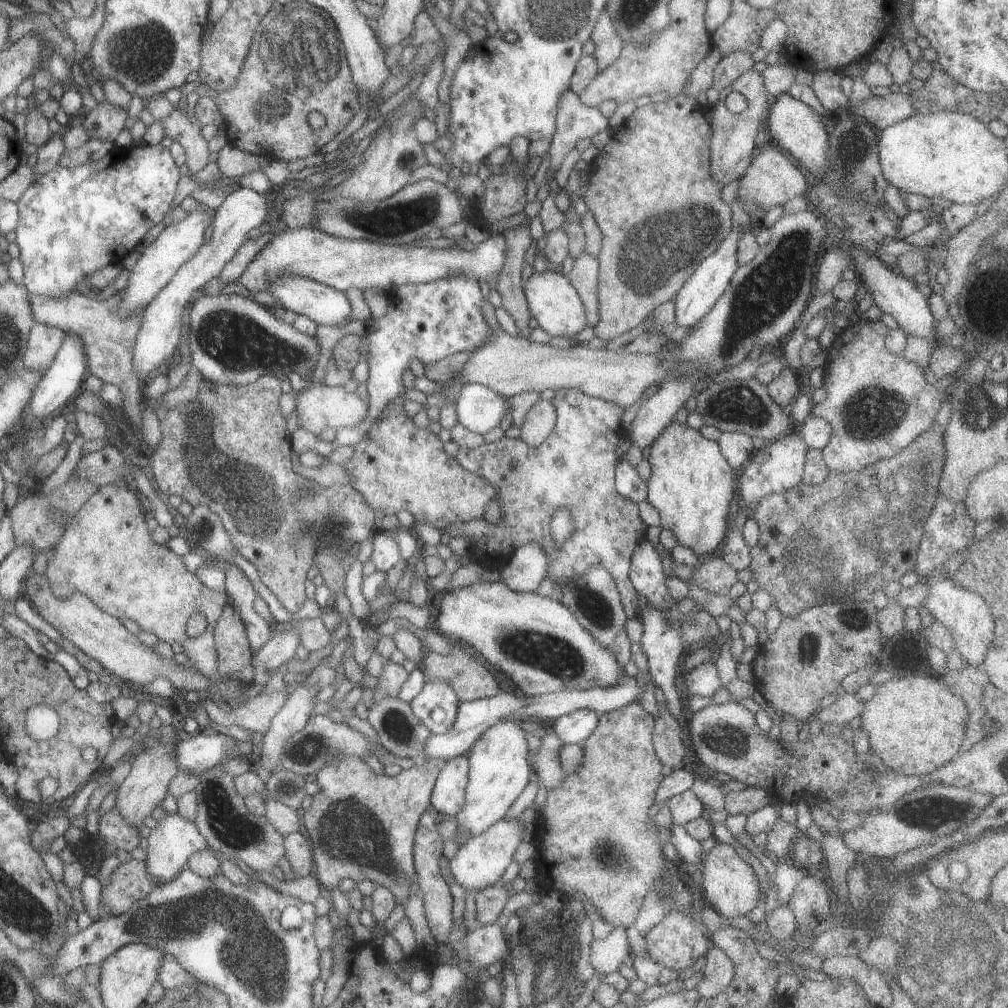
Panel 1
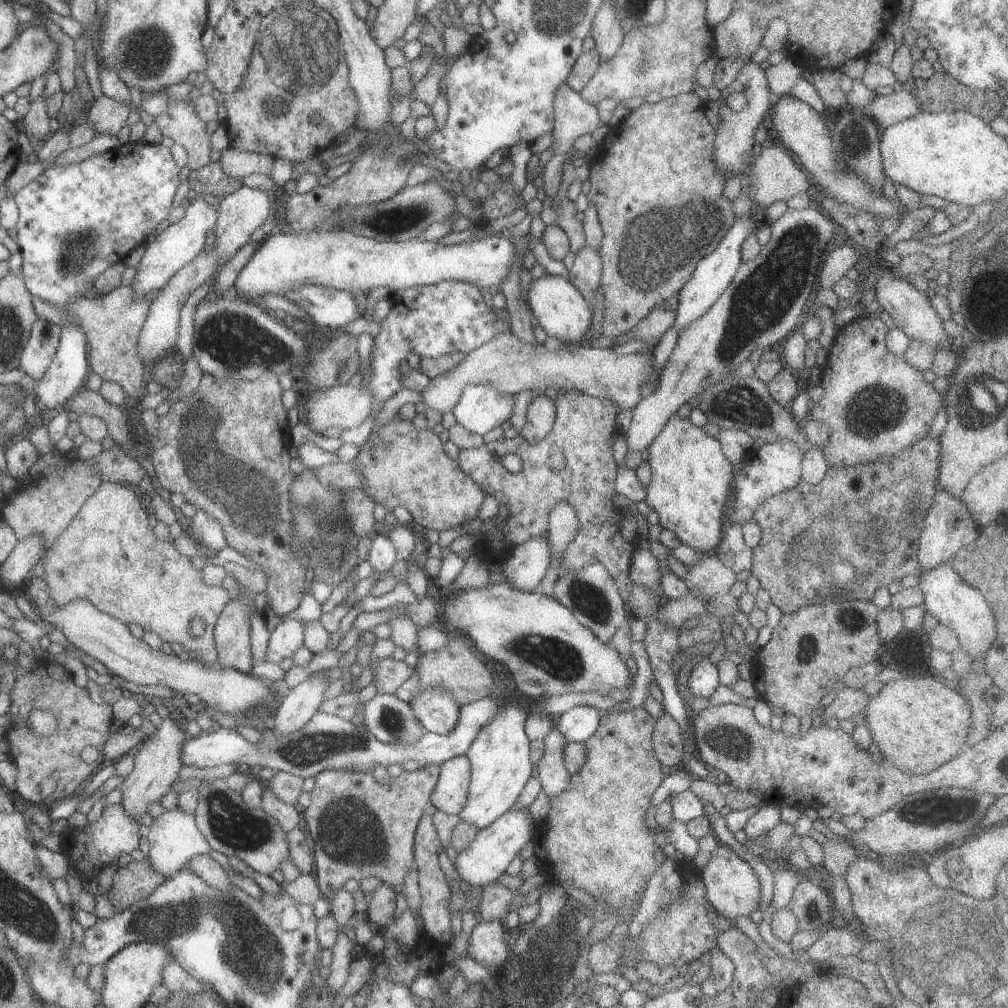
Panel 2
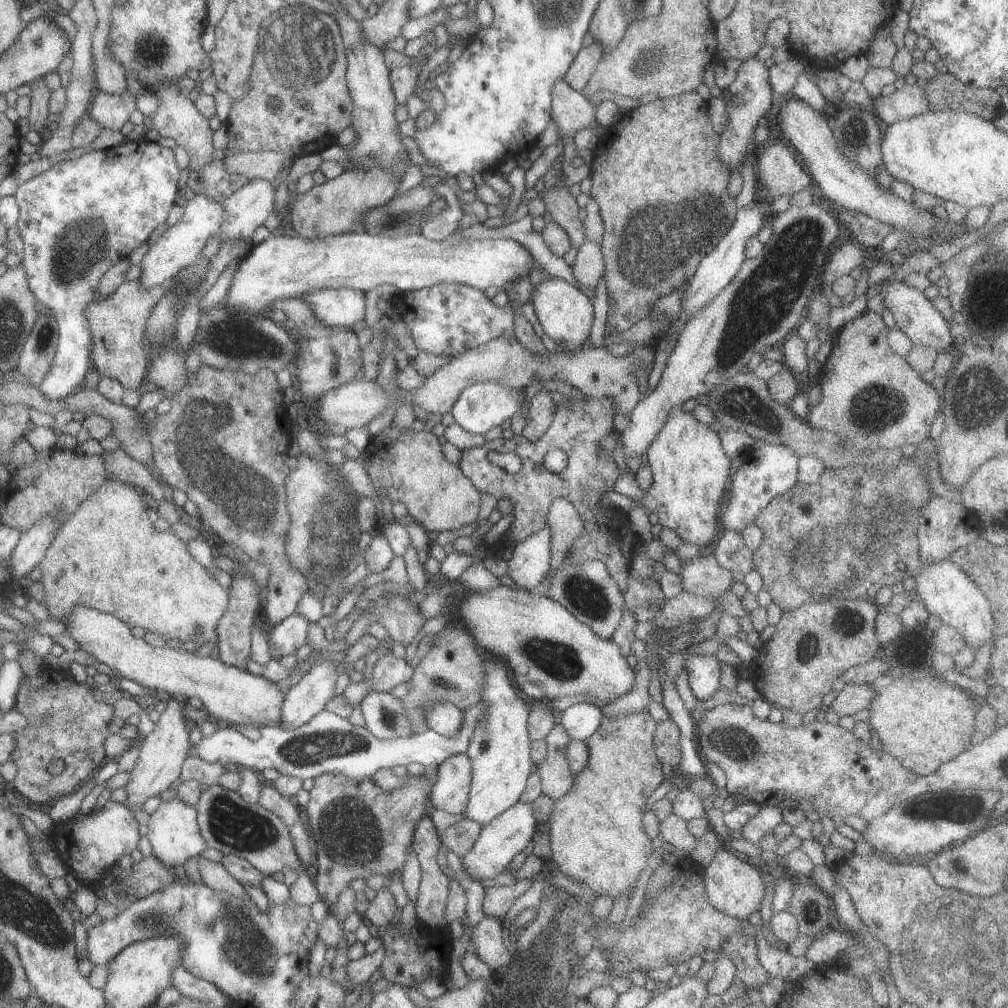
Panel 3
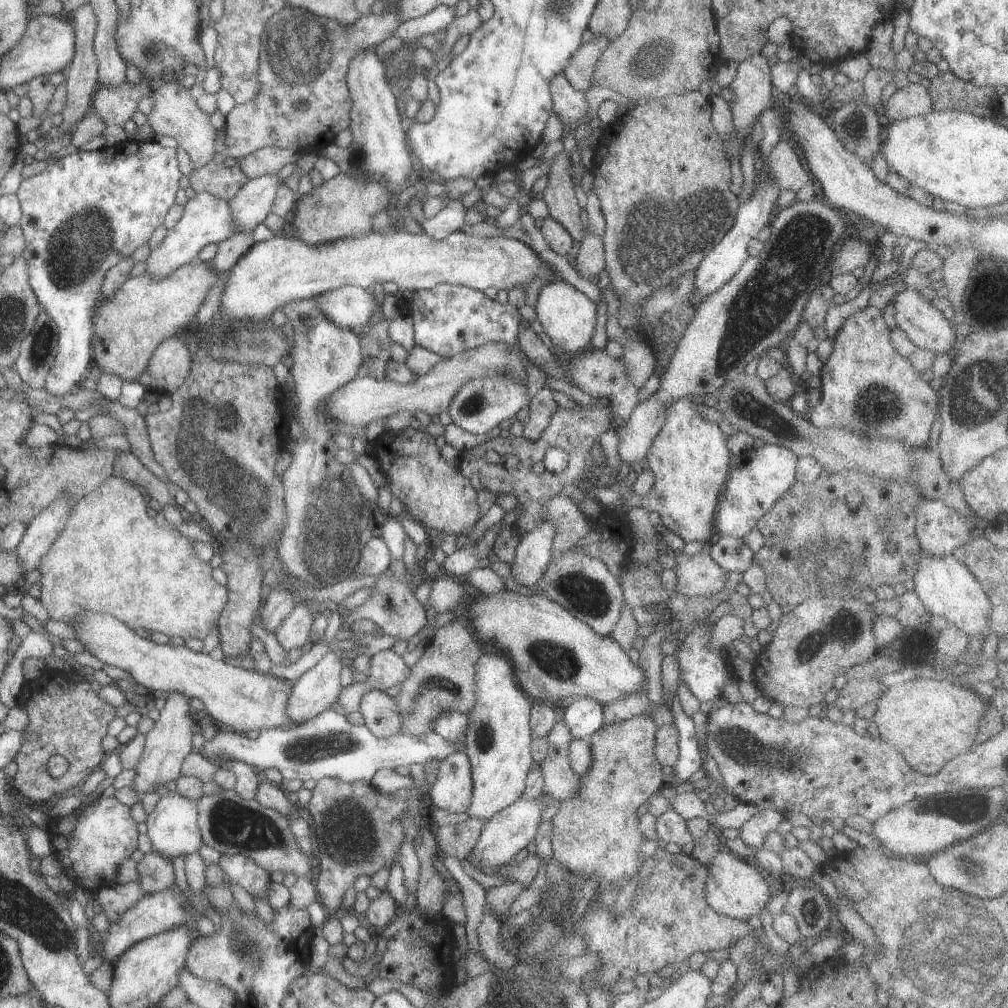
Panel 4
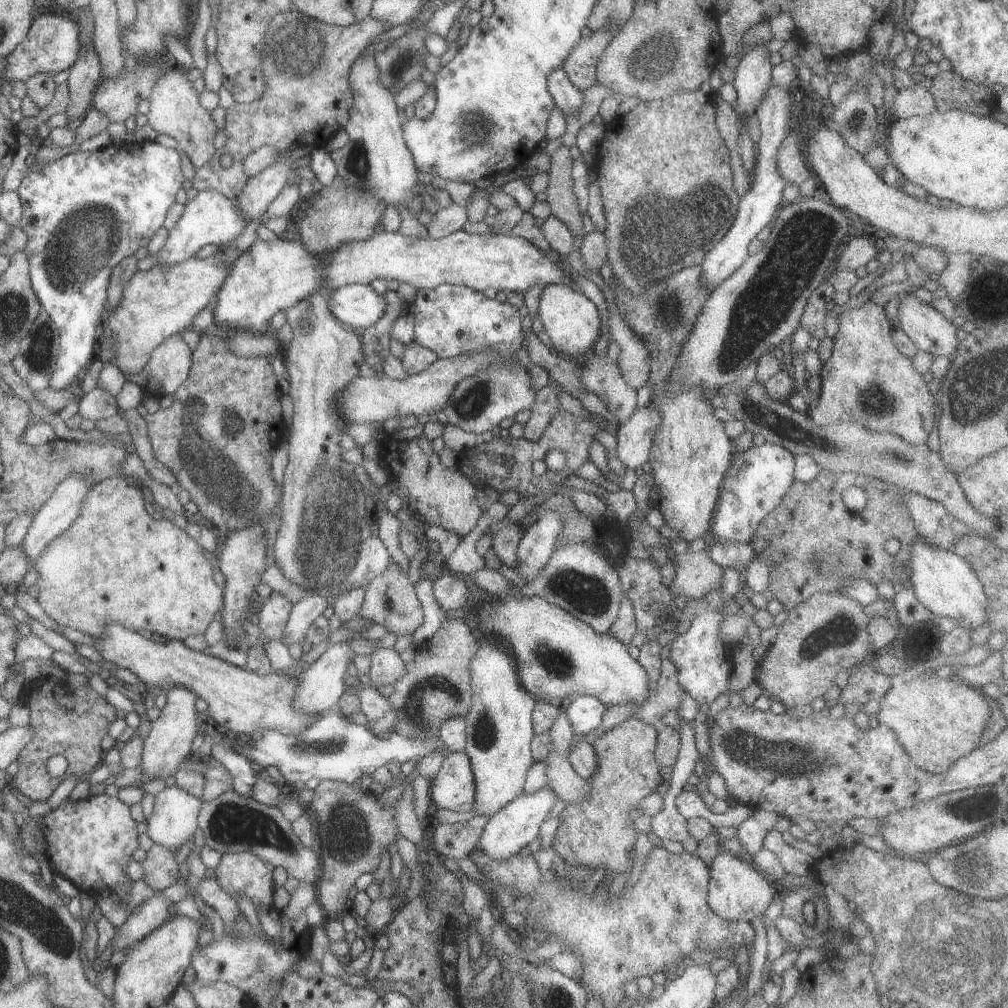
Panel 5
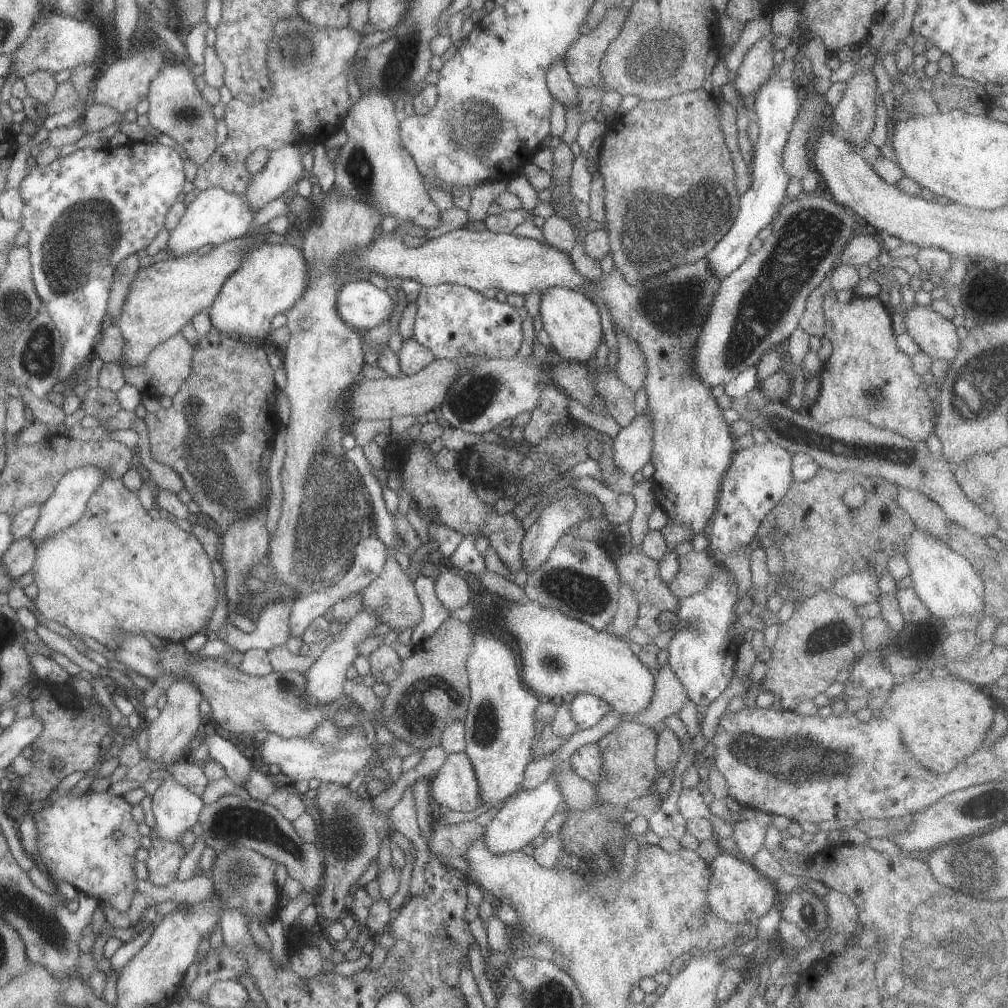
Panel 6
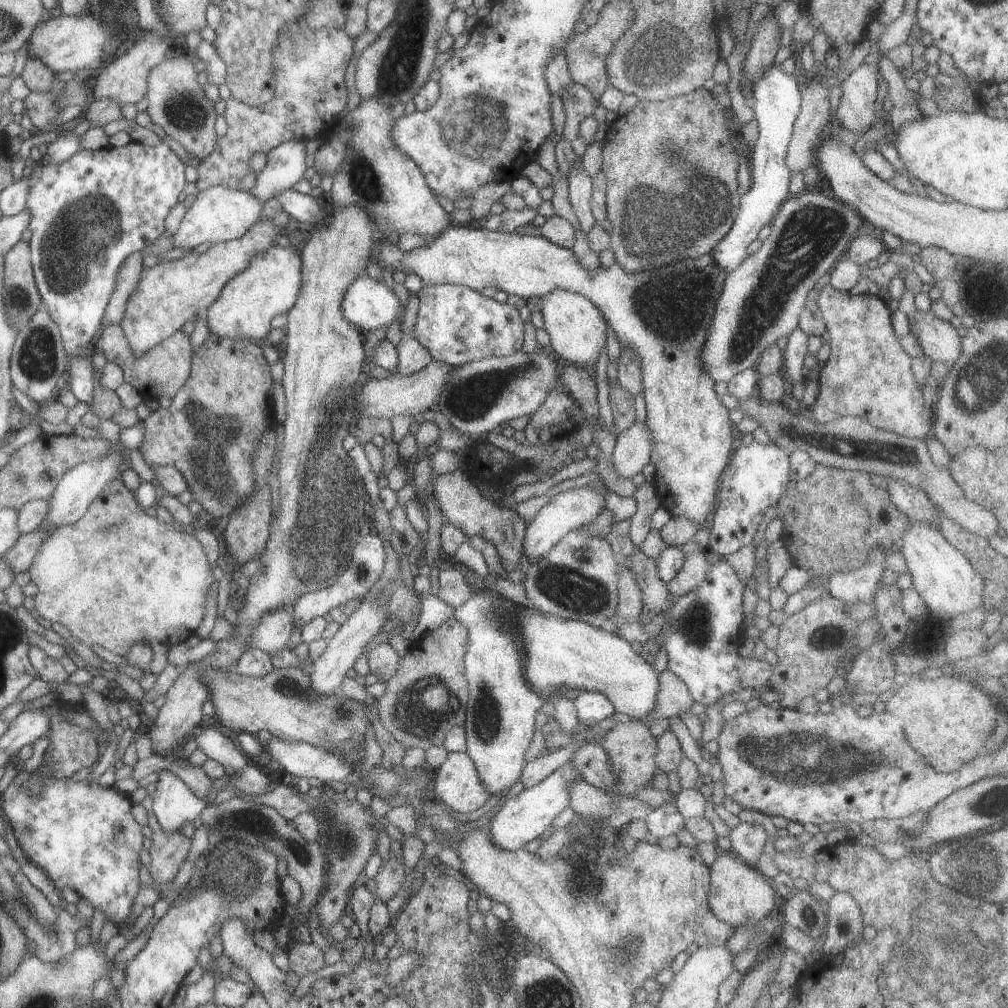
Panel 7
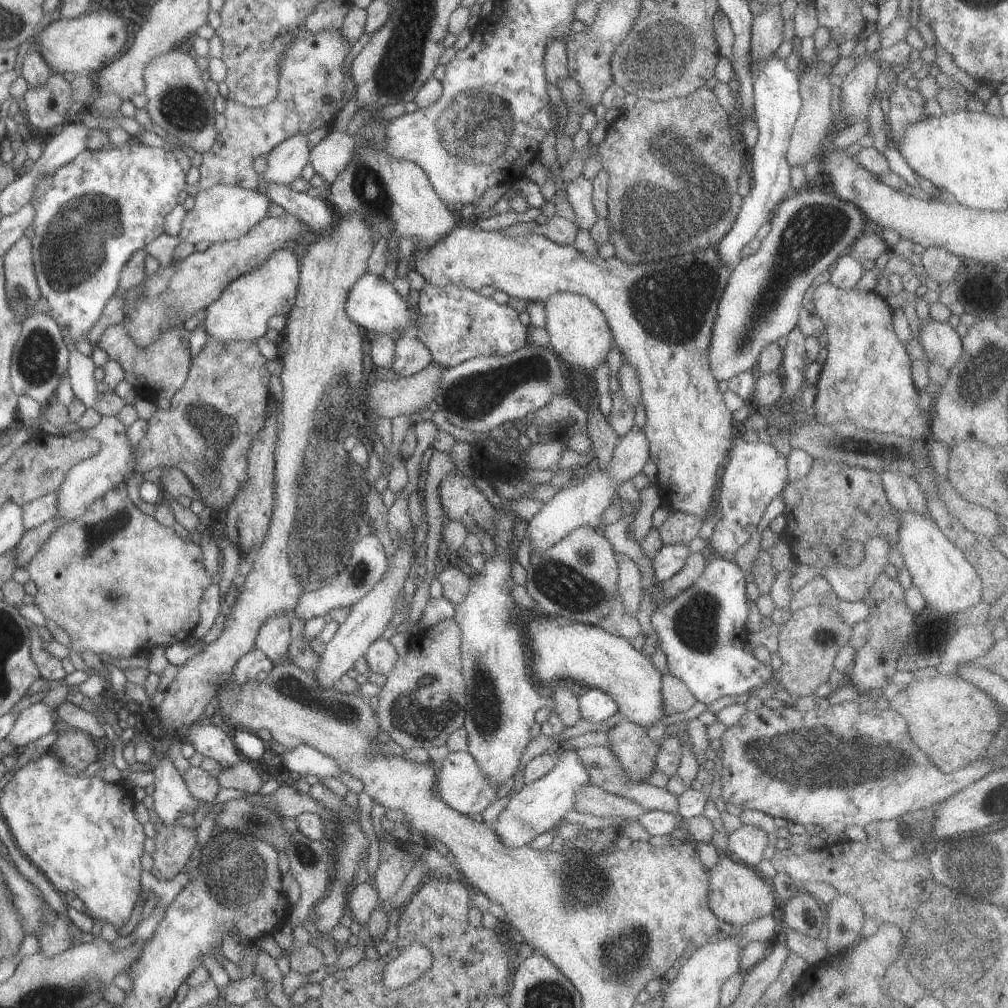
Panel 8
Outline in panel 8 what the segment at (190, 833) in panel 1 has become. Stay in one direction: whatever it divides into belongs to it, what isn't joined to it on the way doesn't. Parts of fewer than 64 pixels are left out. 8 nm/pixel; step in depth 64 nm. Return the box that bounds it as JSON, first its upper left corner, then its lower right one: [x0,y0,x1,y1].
[152,755,198,825]

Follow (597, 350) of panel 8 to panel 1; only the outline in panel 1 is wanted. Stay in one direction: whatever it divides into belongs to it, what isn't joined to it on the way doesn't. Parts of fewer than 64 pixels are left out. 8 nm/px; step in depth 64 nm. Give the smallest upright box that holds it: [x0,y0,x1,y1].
[522,270,586,340]

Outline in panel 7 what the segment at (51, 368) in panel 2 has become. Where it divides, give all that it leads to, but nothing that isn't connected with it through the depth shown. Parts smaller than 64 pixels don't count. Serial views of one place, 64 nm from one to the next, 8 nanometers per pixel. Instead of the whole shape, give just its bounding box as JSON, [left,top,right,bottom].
[24,140,186,361]

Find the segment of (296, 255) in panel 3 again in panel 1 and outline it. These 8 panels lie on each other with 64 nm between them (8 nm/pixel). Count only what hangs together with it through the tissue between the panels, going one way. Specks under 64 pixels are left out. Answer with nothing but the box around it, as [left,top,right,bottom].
[235,227,505,292]

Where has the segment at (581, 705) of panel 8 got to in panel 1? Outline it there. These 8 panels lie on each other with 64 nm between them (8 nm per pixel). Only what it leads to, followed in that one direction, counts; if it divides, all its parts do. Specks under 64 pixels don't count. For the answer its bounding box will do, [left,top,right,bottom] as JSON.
[551,709,597,745]

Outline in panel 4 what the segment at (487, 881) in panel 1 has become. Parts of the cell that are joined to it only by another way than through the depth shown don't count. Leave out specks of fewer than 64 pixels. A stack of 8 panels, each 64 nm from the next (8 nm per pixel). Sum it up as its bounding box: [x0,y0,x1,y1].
[465,794,551,875]

